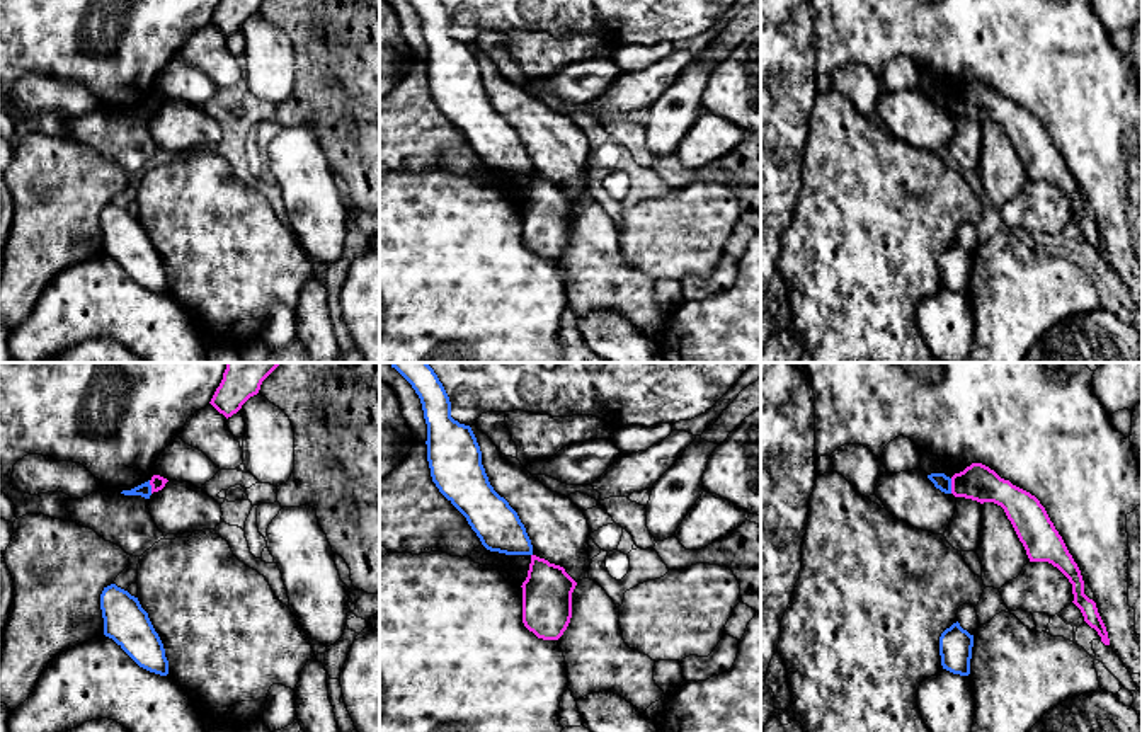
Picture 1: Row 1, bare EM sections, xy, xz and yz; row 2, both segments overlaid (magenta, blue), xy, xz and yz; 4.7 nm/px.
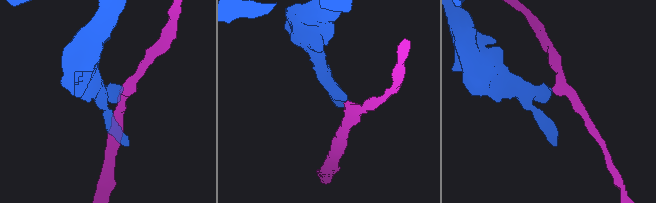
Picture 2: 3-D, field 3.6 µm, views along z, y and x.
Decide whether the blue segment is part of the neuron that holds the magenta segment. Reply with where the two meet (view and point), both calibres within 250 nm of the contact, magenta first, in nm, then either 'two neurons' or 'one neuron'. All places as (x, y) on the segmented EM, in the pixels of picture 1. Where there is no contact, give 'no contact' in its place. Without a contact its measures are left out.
yz (952, 486) | 170/70 nm | two neurons

